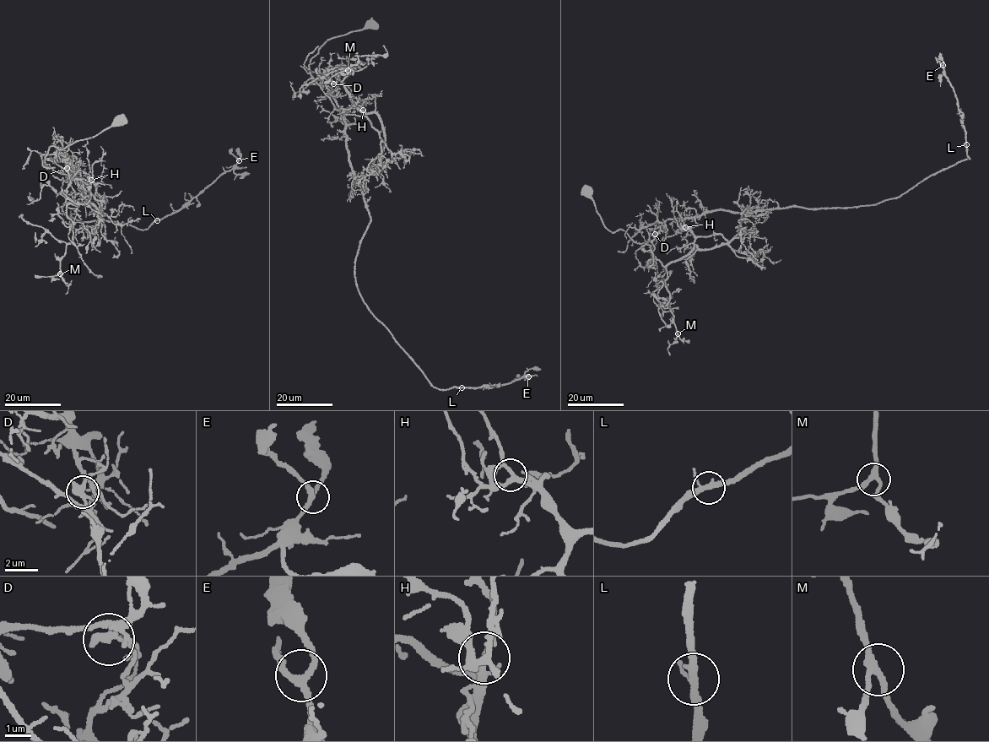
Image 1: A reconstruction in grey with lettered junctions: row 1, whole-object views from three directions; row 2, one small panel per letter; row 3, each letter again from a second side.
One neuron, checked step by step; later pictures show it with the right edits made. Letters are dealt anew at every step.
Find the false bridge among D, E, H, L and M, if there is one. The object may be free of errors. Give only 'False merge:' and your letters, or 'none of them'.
False merge: D

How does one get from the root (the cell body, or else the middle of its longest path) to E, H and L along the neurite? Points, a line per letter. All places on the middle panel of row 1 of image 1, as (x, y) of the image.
E: (371, 24), (309, 64), (342, 113), (363, 109), (344, 116), (370, 218), (359, 294), (433, 387), (528, 376)
H: (371, 24), (370, 27), (331, 37), (309, 64), (316, 83), (342, 113), (361, 116), (363, 110)
L: (371, 24), (309, 64), (342, 113), (363, 109), (344, 116), (370, 218), (355, 284), (433, 387), (462, 387)

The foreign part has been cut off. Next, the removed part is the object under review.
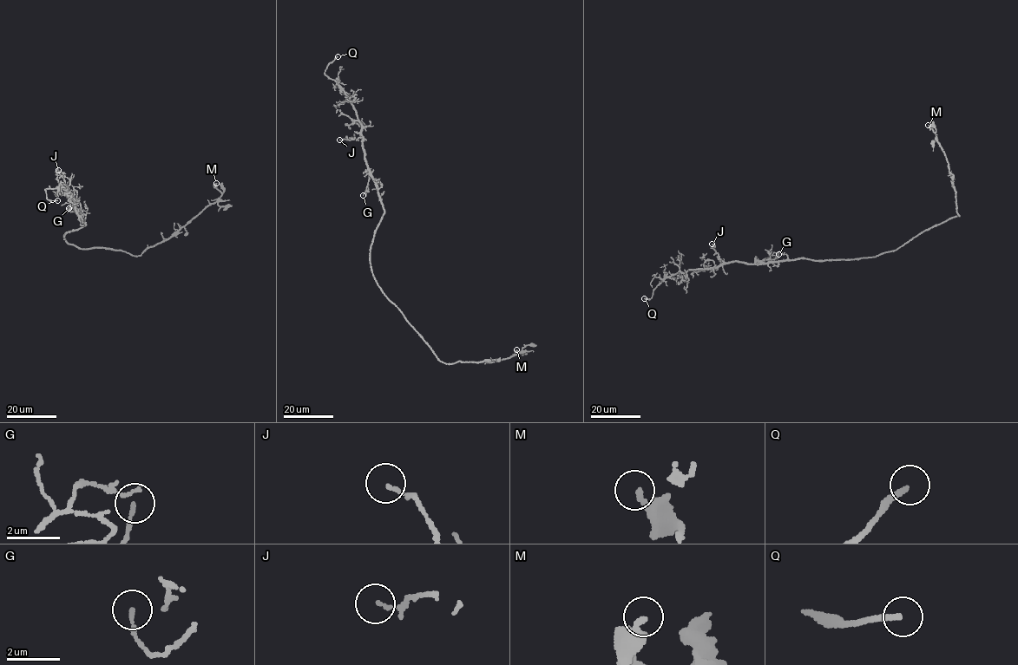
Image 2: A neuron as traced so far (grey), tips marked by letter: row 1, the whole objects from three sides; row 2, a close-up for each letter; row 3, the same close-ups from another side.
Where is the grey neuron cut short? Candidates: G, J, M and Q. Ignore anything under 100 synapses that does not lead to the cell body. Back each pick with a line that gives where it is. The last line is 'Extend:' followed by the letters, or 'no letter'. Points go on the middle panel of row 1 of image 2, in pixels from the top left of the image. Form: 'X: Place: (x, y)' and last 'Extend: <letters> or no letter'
Q: Place: (338, 56)
Extend: Q

